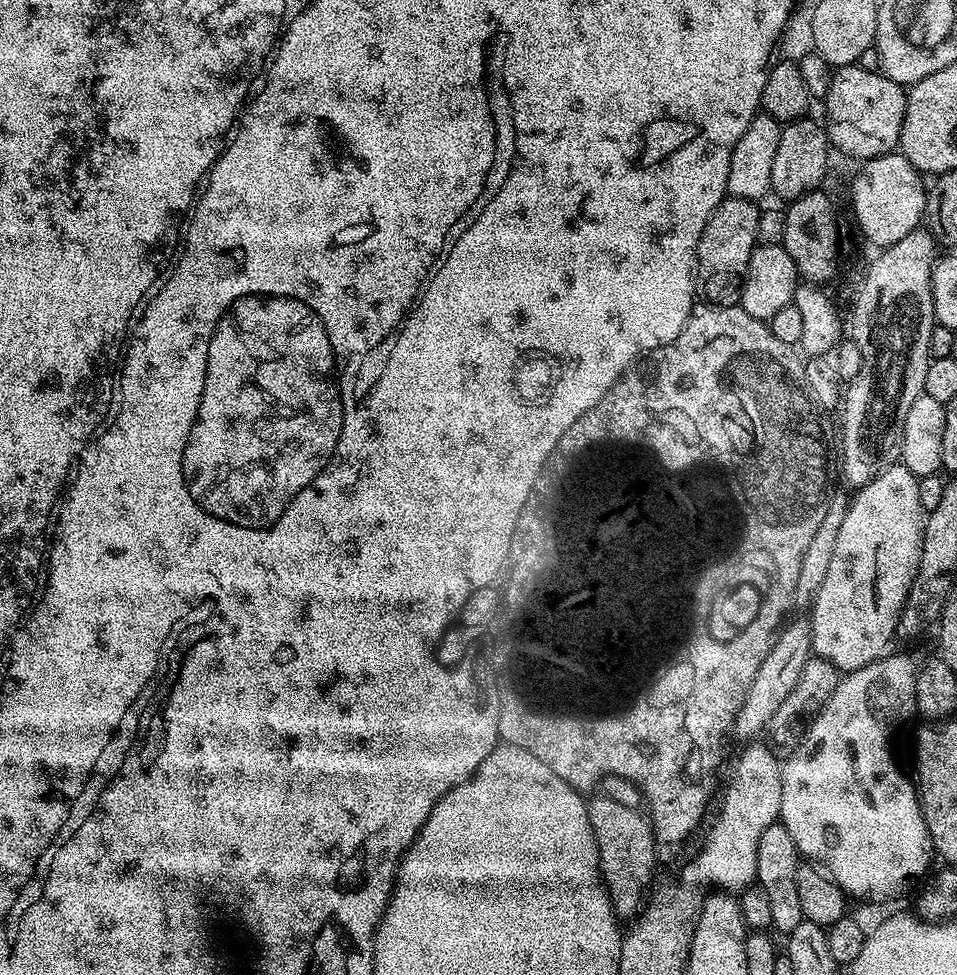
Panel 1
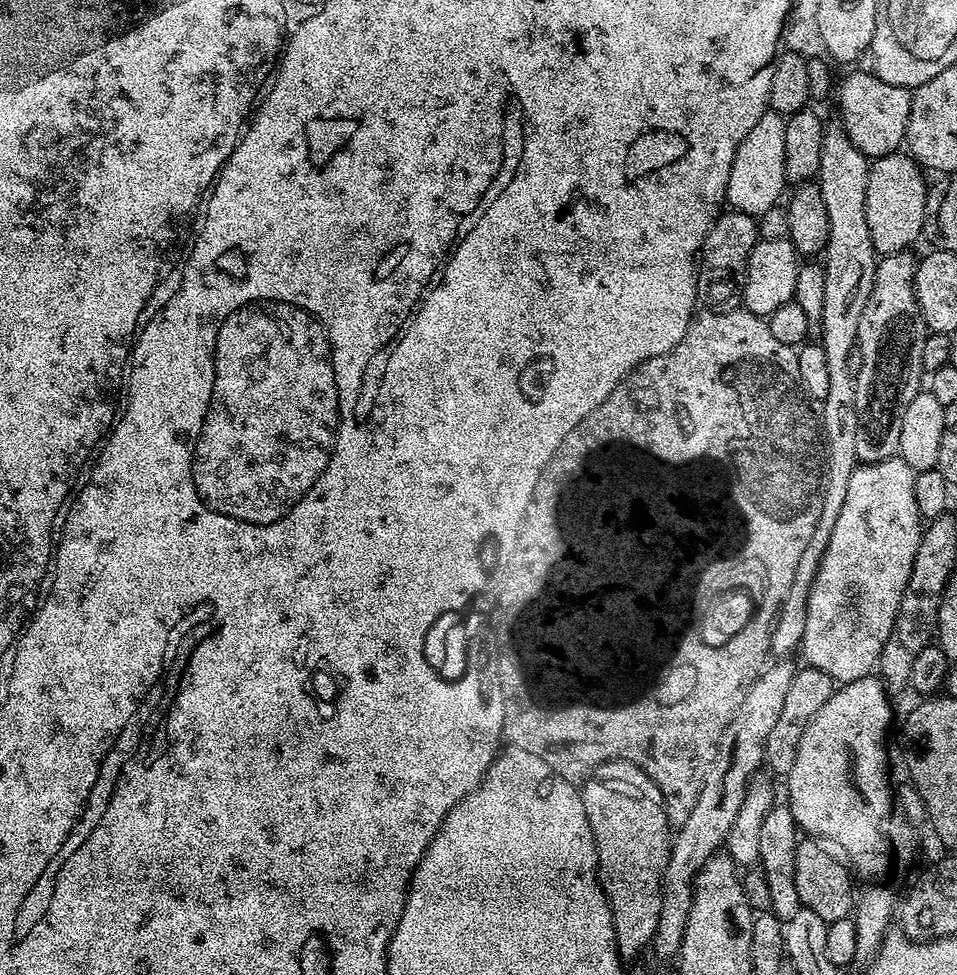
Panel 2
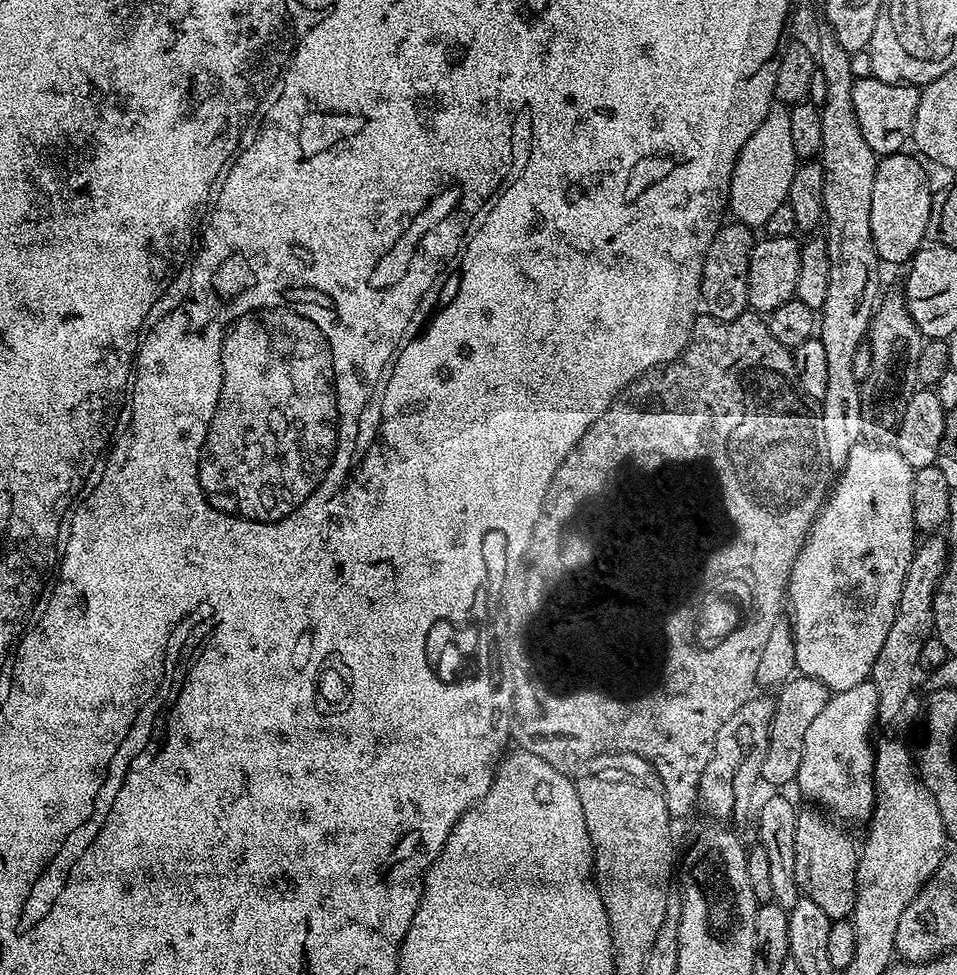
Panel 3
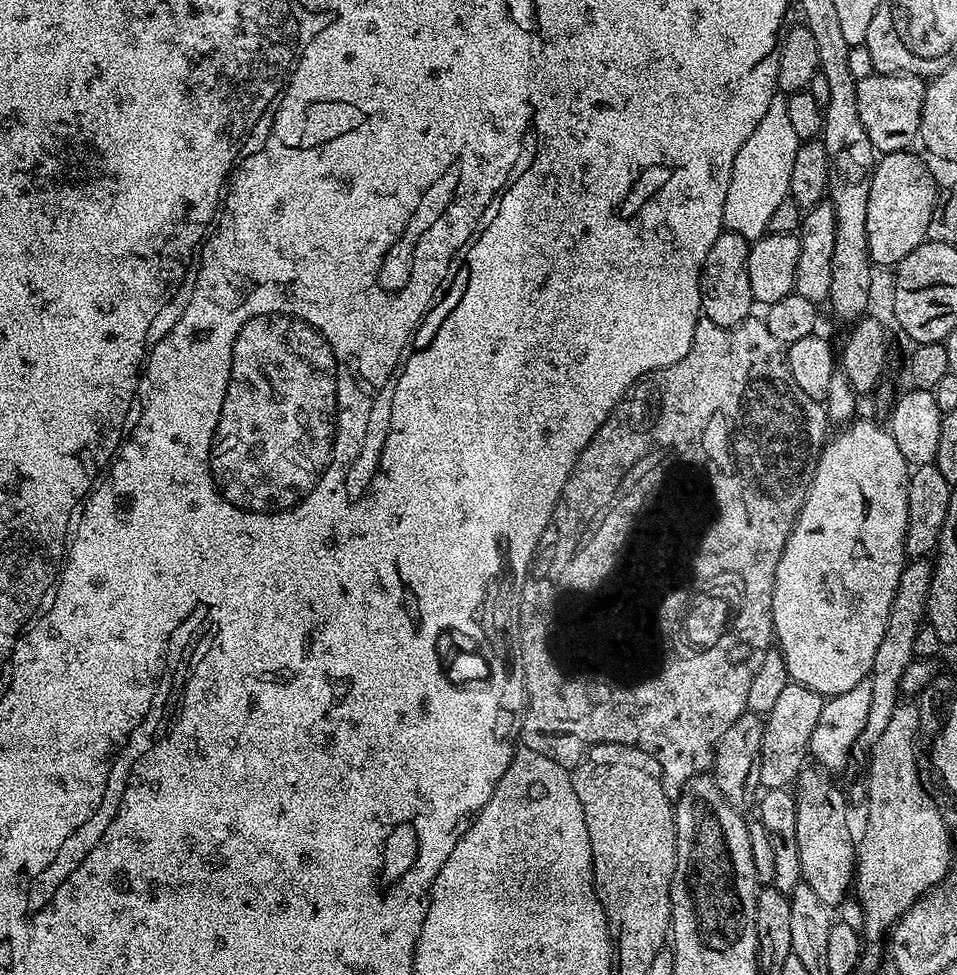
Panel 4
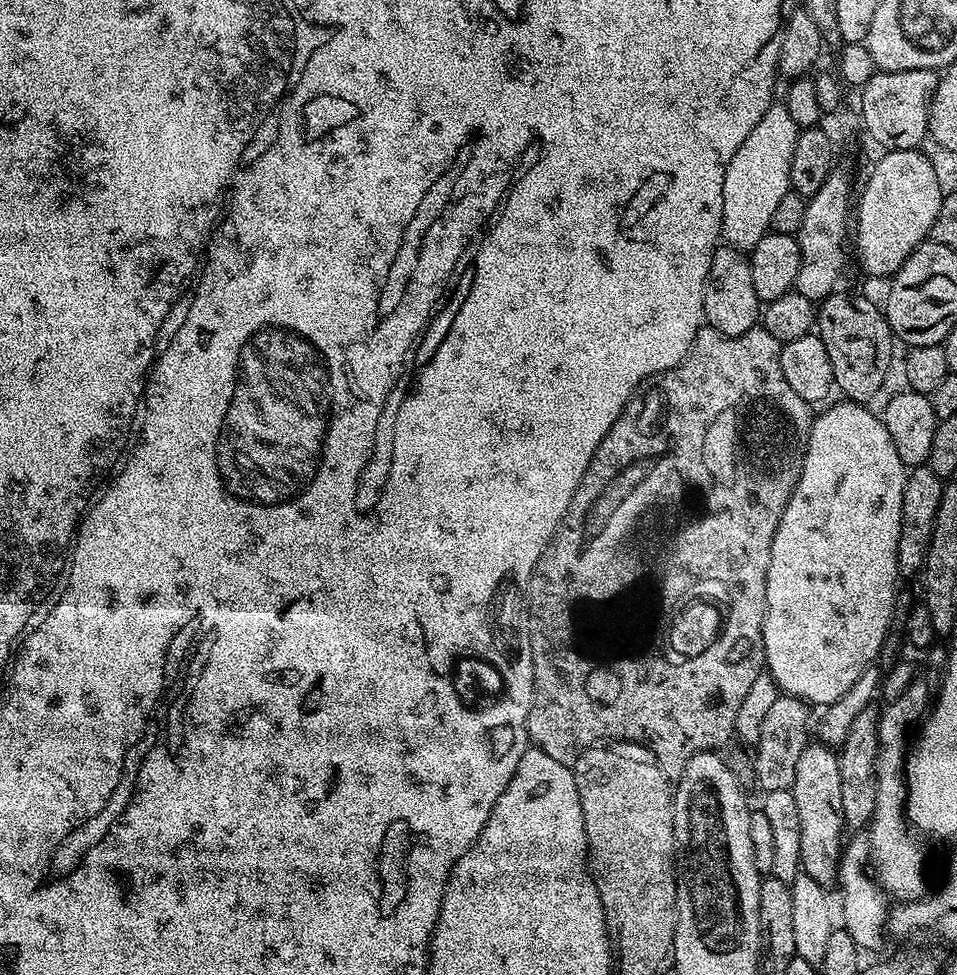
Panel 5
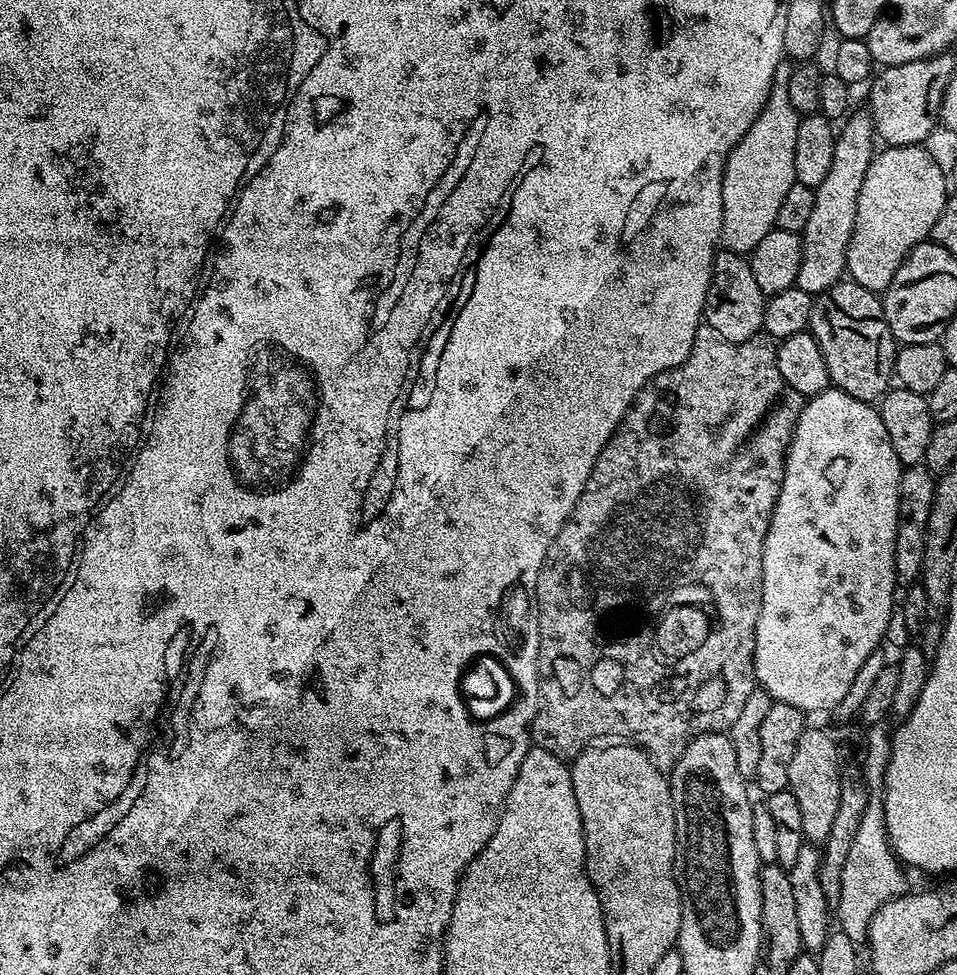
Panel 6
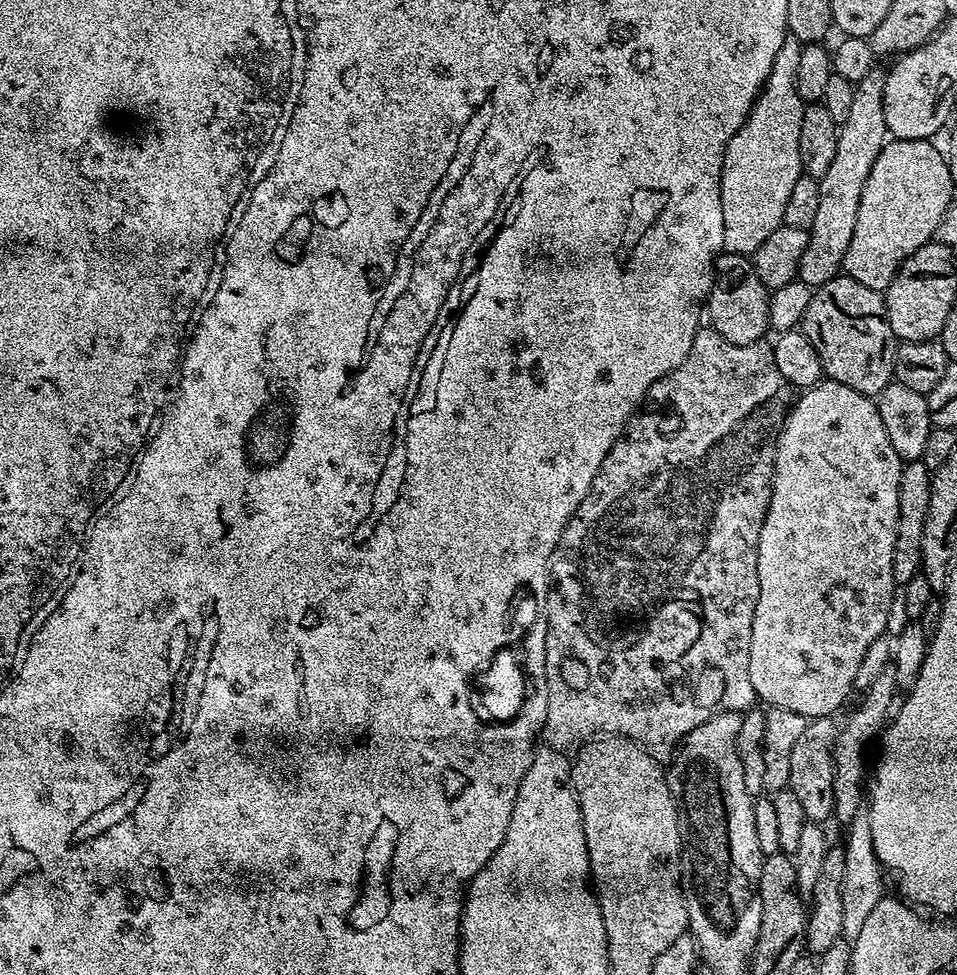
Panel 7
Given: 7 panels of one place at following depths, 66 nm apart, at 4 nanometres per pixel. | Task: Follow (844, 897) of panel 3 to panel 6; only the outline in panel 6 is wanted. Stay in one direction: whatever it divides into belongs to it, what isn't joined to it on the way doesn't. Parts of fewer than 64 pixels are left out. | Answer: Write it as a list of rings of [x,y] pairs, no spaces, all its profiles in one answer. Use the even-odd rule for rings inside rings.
[[[805,727],[802,738],[798,738],[798,750],[794,750],[794,759],[790,762],[787,787],[787,791],[798,798],[805,841],[820,846],[830,834],[834,818],[838,815],[841,783],[840,752],[836,749],[835,738],[824,728]]]

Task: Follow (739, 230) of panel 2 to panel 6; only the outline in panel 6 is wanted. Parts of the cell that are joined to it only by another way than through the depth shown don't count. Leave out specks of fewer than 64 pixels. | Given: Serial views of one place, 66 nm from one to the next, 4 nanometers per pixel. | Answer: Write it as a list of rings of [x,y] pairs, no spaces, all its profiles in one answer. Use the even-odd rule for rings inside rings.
[[[720,250],[712,261],[712,281],[706,294],[703,319],[726,342],[741,344],[755,340],[764,327],[764,301],[766,297],[758,290],[751,263],[739,252]]]

